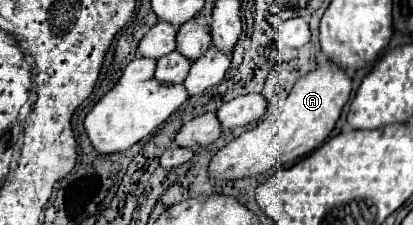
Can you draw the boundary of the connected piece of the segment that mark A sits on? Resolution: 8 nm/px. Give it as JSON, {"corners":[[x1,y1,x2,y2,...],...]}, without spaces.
{"corners":[[319,61,317,69,299,77,293,91,289,93,285,105,259,121,253,129,245,131,223,149,215,153,209,163,207,177,219,181,235,181,241,177,253,177,265,173,281,163,293,163,311,151,315,151,333,131,343,105,347,103,351,93,351,79,341,67,333,63]]}

